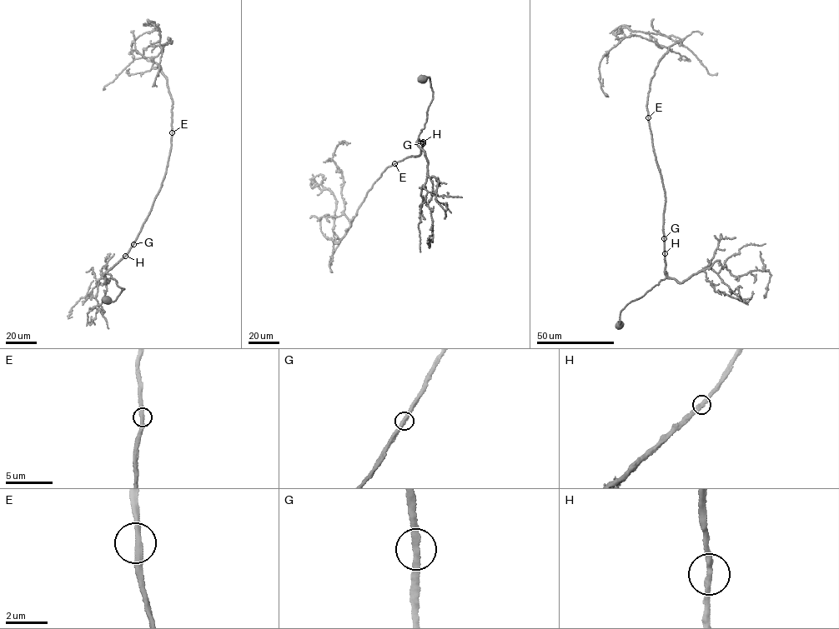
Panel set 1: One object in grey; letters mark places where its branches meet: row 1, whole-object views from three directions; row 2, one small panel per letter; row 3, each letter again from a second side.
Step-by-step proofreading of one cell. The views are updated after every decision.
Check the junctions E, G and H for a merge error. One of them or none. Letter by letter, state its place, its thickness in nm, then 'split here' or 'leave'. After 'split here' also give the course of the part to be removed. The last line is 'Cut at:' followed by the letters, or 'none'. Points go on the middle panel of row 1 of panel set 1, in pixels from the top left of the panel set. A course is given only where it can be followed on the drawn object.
E: place (394, 163); calibre 300 nm; leave
G: place (423, 143); calibre 280 nm; leave
H: place (423, 142); calibre 300 nm; leave
Cut at: none

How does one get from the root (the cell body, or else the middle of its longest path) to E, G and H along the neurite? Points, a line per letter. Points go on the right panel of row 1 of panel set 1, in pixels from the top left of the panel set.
E: (619, 323), (620, 312), (624, 307), (665, 277), (662, 227), (664, 189), (648, 117)
G: (619, 323), (620, 312), (624, 307), (665, 277), (664, 238)
H: (619, 323), (620, 312), (624, 307), (665, 277), (665, 253)

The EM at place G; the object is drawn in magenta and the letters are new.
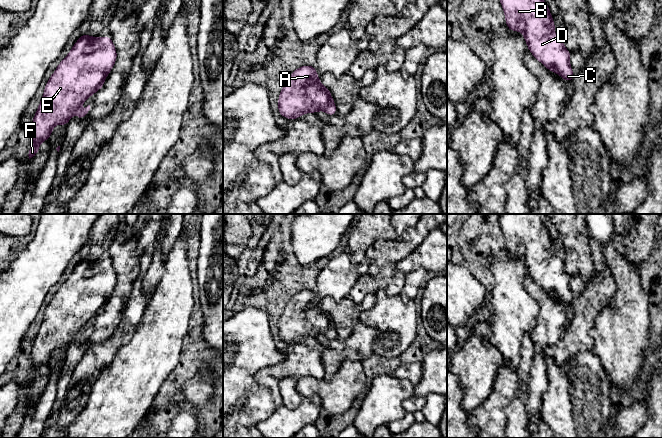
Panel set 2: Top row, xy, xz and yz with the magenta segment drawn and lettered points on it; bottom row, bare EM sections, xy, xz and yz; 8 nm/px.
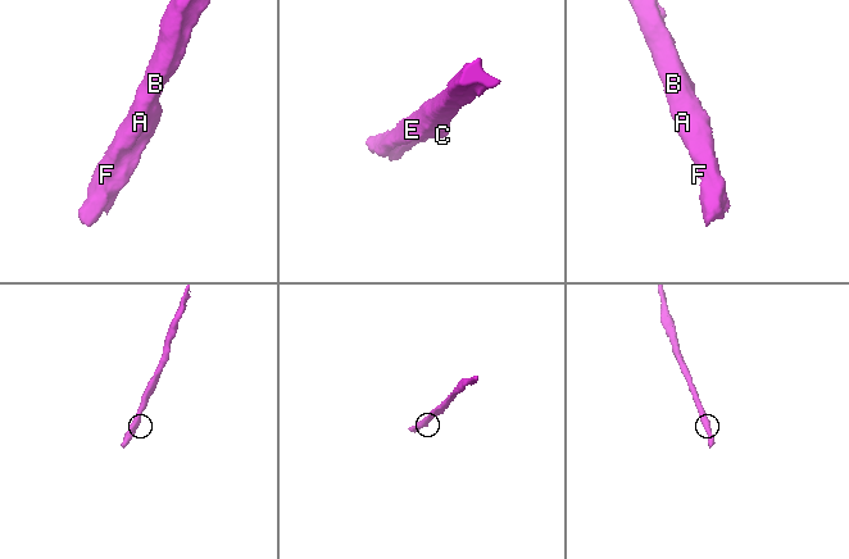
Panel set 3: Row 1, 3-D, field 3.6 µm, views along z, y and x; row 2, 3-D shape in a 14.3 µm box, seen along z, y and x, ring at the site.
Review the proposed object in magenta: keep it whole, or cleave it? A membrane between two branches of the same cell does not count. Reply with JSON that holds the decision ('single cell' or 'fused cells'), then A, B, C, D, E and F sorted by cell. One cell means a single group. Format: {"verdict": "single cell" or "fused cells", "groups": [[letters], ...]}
{"verdict": "single cell", "groups": [["A", "B", "C", "D", "E", "F"]]}

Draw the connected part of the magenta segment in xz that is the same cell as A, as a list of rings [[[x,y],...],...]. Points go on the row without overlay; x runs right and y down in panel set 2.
[[[304,289],[295,293],[286,304],[278,321],[278,336],[281,340],[294,344],[305,337],[325,335],[329,340],[337,338],[336,328],[331,316],[318,302],[315,290]]]

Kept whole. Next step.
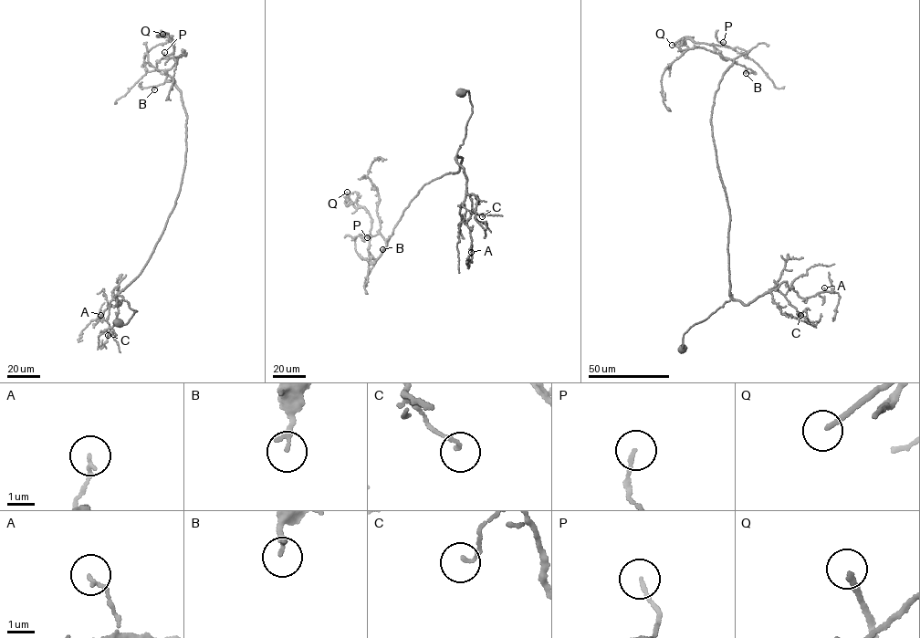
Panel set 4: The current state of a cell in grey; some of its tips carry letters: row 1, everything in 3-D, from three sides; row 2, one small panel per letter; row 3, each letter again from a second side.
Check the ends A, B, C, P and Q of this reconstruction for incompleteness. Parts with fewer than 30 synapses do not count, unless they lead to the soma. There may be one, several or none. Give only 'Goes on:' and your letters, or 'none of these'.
Goes on: Q

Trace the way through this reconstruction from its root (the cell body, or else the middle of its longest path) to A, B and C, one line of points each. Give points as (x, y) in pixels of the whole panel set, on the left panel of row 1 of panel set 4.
A: (119, 321), (125, 324), (137, 311), (118, 294), (116, 306), (121, 303), (107, 308), (101, 318), (100, 315)
B: (119, 321), (125, 324), (137, 311), (119, 293), (152, 252), (184, 166), (181, 91), (172, 78), (154, 89)
C: (119, 321), (125, 324), (137, 311), (118, 294), (116, 306), (119, 304), (113, 298), (109, 304), (108, 335)

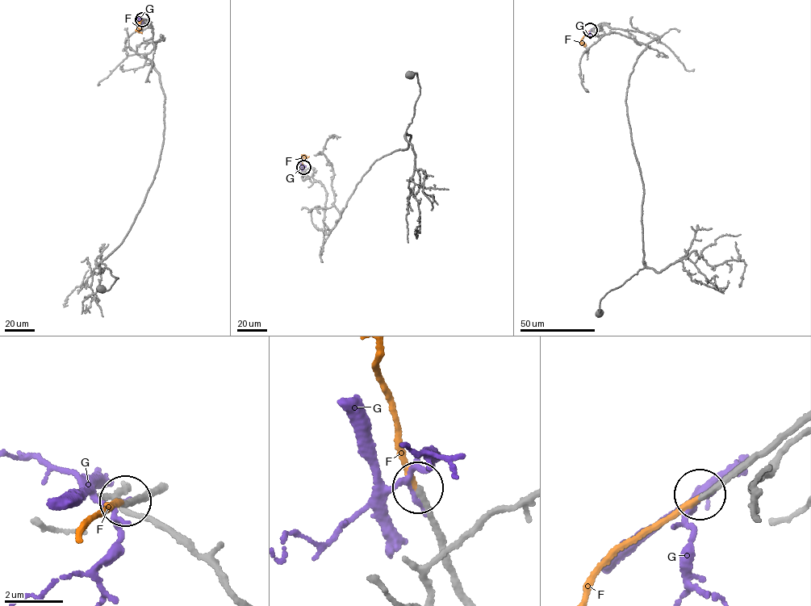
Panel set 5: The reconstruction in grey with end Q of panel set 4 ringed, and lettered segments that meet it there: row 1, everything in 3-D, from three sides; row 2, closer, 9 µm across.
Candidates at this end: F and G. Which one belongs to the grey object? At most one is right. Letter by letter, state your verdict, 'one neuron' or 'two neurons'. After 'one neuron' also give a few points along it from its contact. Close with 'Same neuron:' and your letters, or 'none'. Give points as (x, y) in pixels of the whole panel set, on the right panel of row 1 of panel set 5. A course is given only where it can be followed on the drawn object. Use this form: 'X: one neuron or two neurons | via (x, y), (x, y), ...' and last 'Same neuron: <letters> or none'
F: one neuron | via (590, 30), (580, 40), (585, 46)
G: two neurons
Same neuron: F

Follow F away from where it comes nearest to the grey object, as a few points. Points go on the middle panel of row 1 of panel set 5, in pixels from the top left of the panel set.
F: (303, 167), (302, 156), (309, 156)

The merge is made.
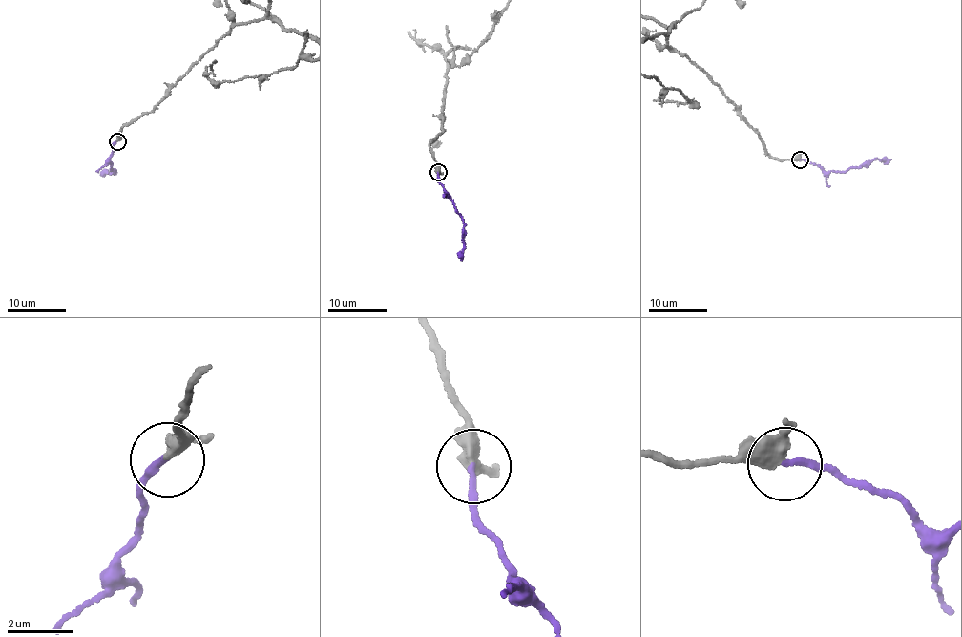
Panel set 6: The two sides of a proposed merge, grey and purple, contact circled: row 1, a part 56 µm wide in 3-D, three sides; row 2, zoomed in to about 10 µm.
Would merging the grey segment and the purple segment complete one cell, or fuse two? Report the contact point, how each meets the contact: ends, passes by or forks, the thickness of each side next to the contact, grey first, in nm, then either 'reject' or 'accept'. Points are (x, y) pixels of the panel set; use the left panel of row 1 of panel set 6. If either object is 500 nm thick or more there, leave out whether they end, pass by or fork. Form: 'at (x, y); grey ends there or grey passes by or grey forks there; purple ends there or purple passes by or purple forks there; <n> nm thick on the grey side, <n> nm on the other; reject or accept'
at (117, 141); grey passes by; purple ends there; 400 nm thick on the grey side, 200 nm on the other; accept

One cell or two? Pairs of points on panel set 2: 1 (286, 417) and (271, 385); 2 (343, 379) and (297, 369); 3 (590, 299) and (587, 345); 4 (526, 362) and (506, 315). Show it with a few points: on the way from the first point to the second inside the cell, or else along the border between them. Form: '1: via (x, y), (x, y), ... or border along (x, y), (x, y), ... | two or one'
1: border along (282, 405), (262, 420) | two
2: border along (299, 378), (315, 377), (323, 379) | two
3: via (585, 310), (583, 313), (583, 334) | one
4: border along (529, 332), (522, 341), (521, 358), (515, 369) | two

